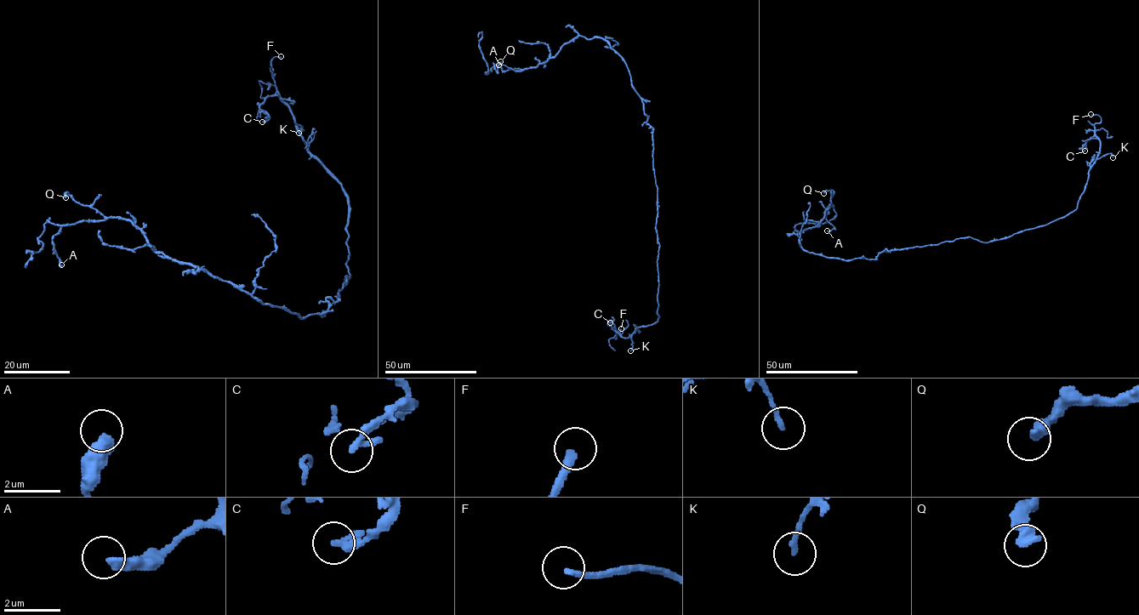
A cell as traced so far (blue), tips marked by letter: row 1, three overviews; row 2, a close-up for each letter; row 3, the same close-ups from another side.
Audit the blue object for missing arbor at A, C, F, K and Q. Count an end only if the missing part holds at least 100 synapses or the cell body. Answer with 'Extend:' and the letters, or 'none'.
Extend: F

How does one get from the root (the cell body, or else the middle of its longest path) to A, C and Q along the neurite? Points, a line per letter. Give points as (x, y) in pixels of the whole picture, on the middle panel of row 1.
A: (652, 128), (624, 60), (600, 37), (572, 38), (536, 67), (514, 71), (493, 64), (497, 72), (498, 65)
C: (652, 128), (659, 244), (658, 320), (638, 327), (627, 338), (609, 324), (614, 320), (610, 322)
Q: (652, 128), (646, 122), (642, 99), (624, 60), (600, 37), (572, 38), (536, 67), (502, 71), (500, 61)

